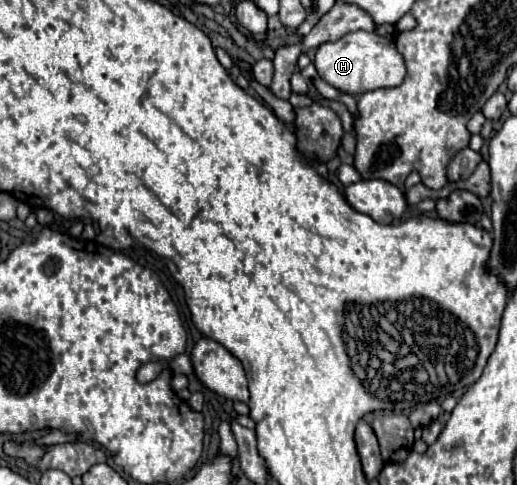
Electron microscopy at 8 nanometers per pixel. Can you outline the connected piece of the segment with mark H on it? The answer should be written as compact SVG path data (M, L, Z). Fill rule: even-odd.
M354 31L334 43L324 43L316 51L314 67L326 83L330 83L332 87L348 95L360 95L366 91L398 87L406 75L404 59L398 53L394 41L368 31Z

